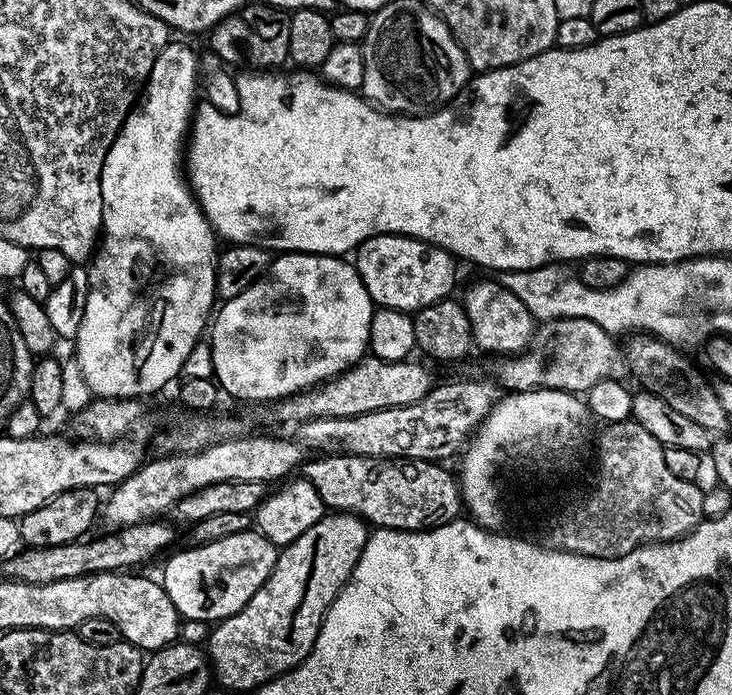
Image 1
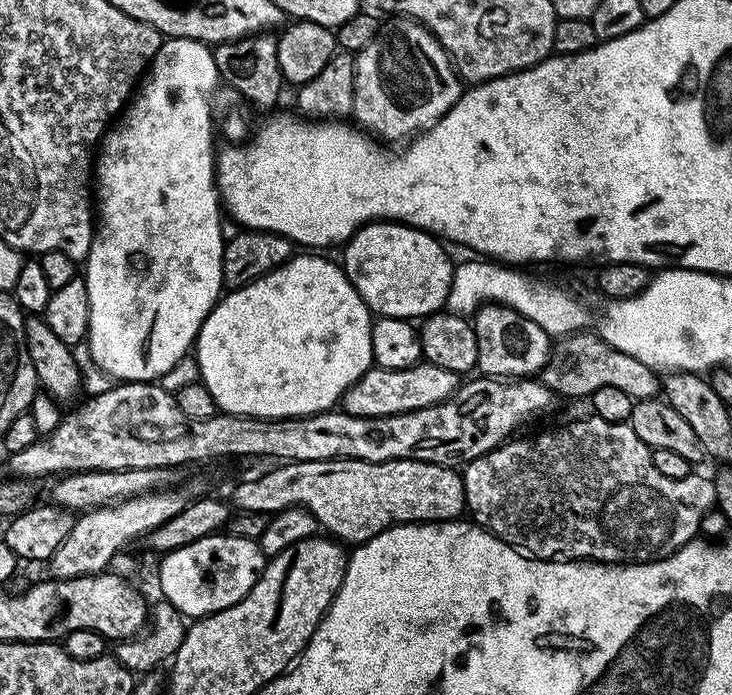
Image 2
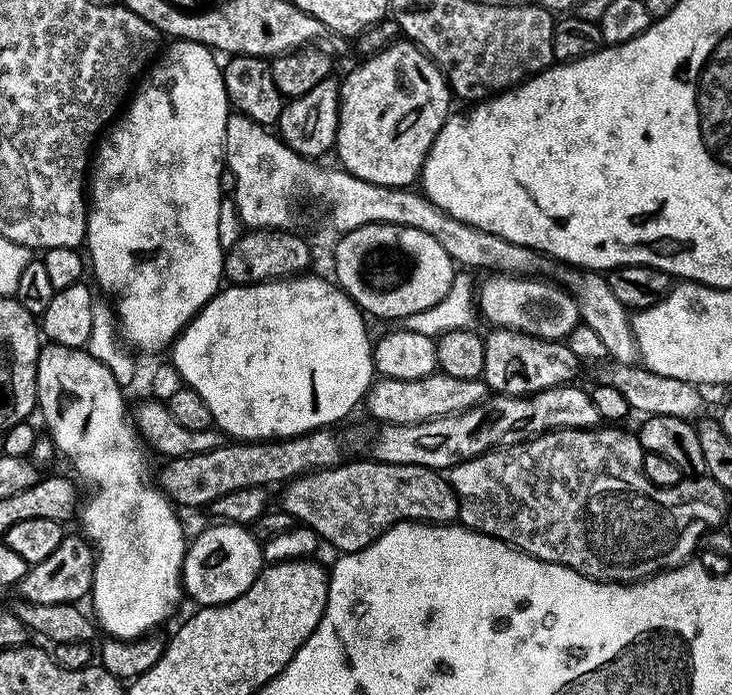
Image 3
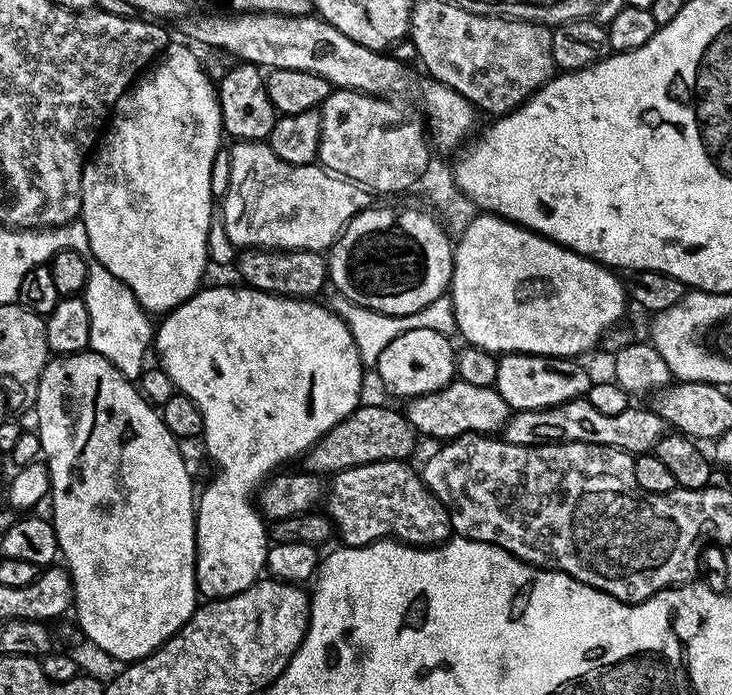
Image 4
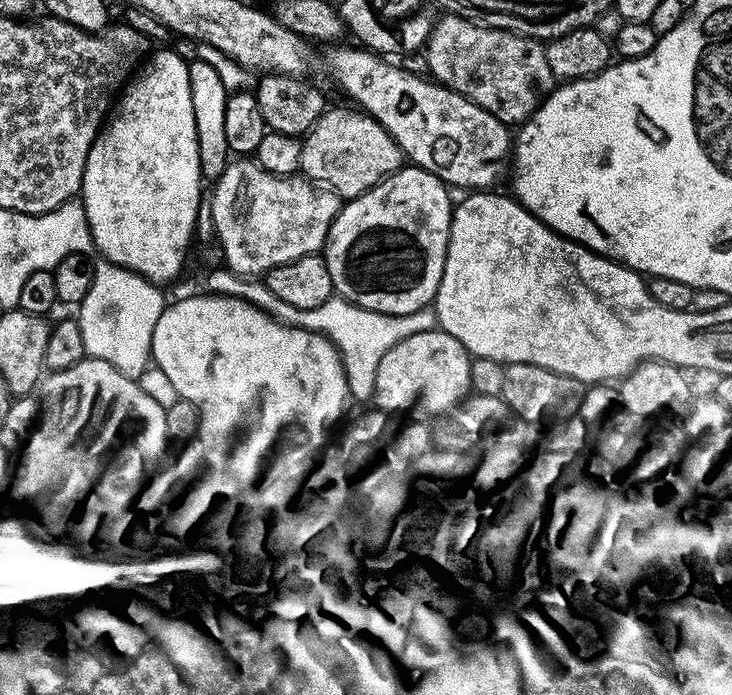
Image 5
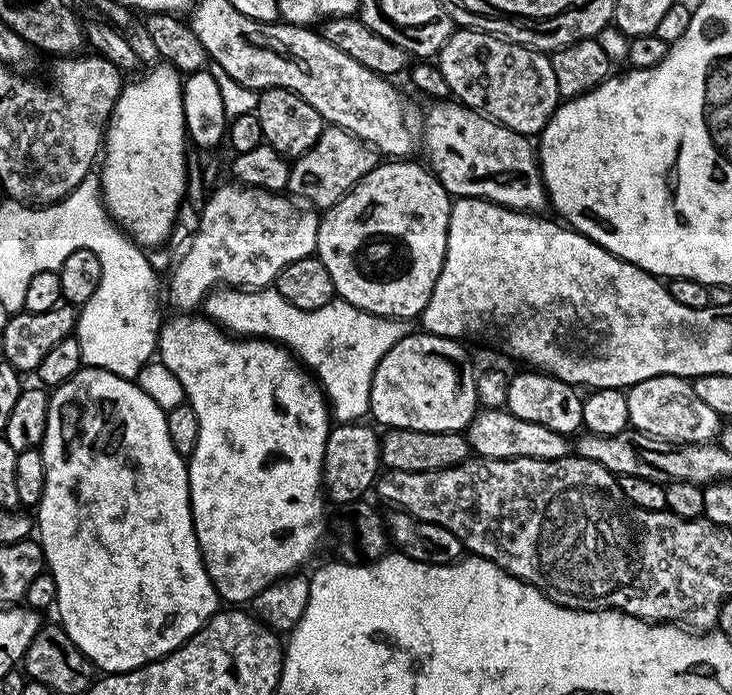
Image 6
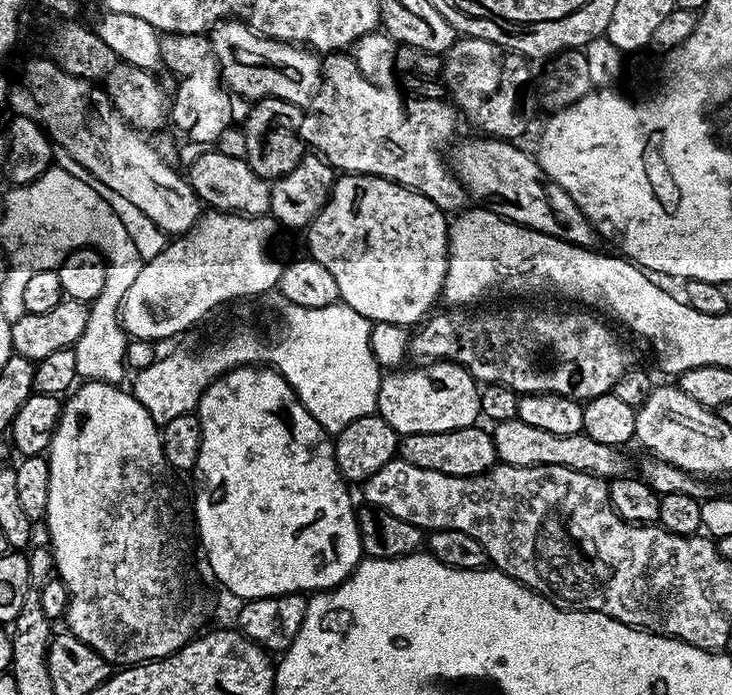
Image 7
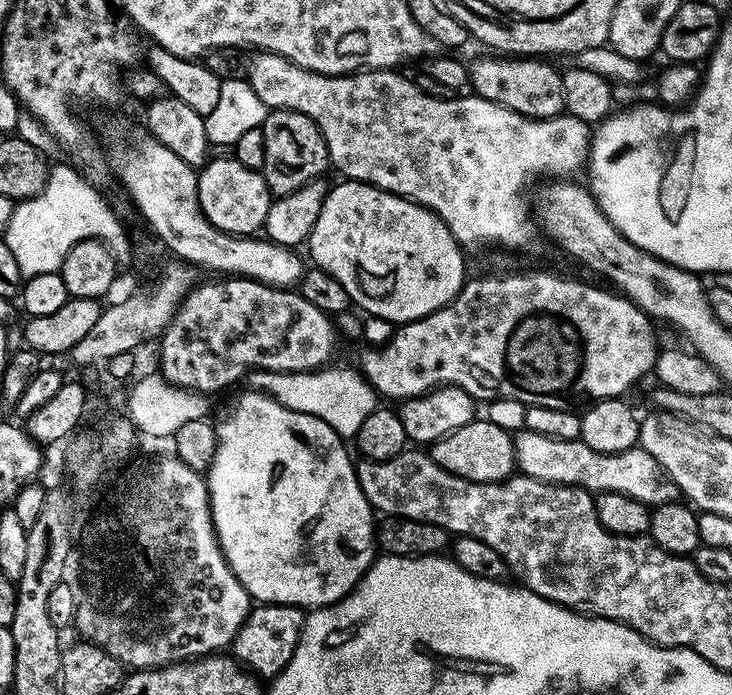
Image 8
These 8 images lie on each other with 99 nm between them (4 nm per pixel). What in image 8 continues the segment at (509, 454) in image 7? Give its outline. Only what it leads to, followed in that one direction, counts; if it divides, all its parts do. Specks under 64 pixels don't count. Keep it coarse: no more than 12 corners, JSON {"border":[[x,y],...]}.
{"border":[[521,430],[517,469],[547,484],[649,506],[676,483],[645,448],[599,452]]}

